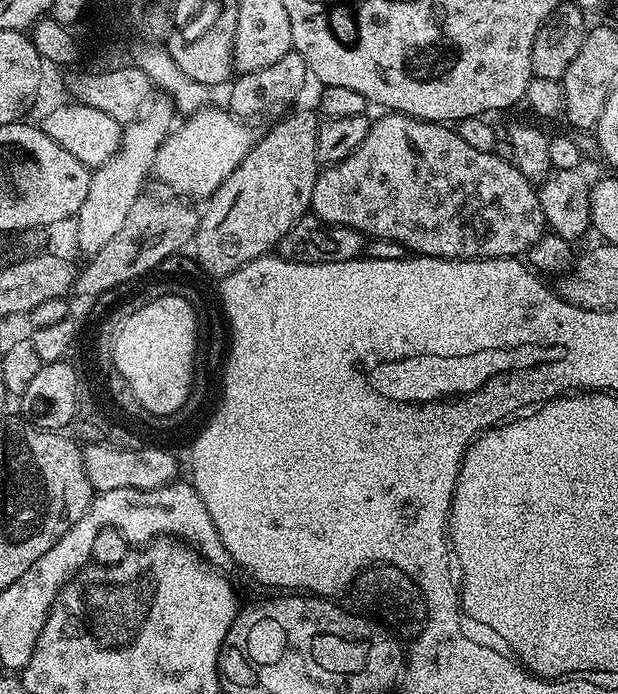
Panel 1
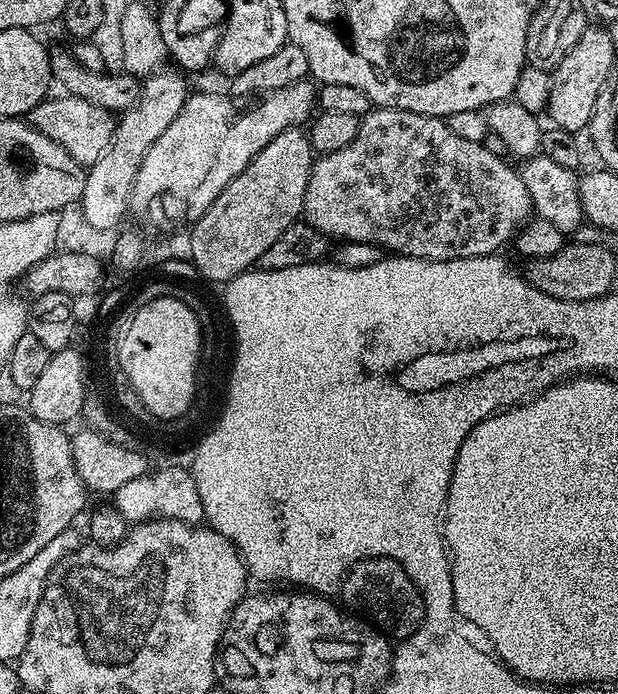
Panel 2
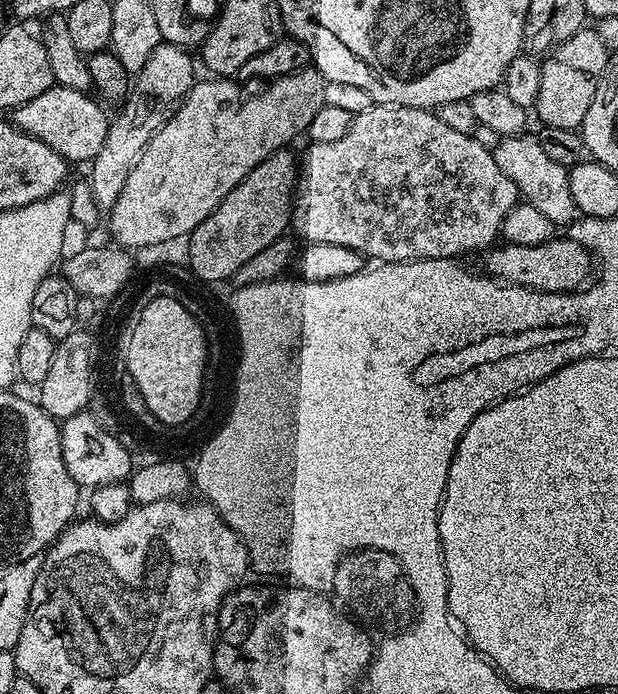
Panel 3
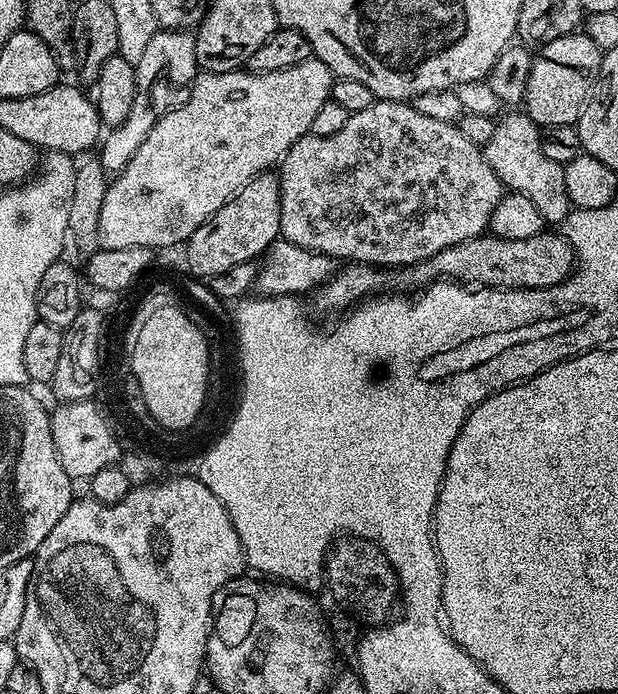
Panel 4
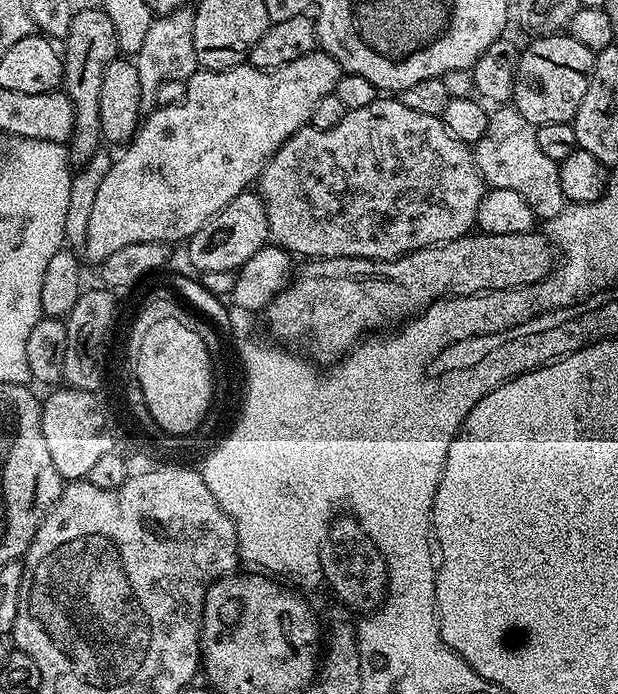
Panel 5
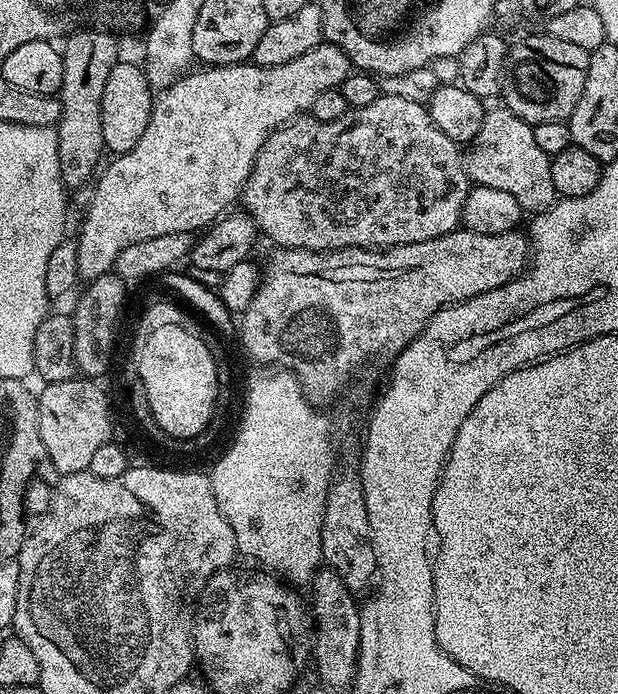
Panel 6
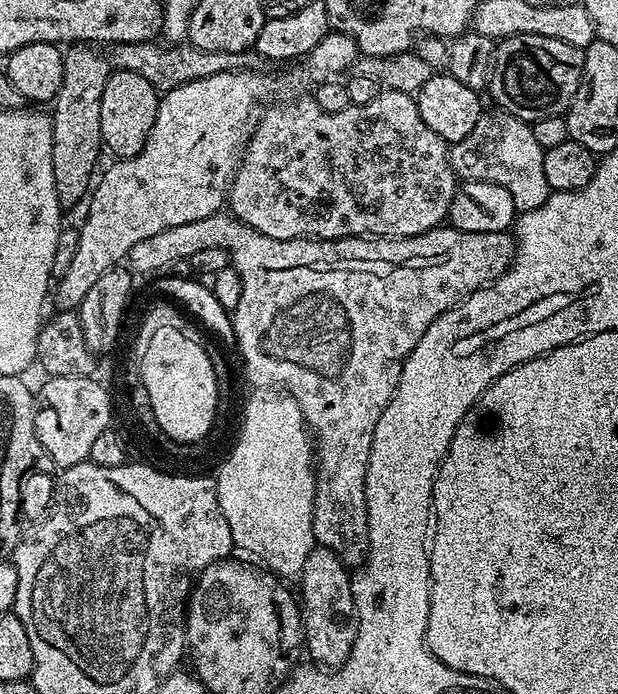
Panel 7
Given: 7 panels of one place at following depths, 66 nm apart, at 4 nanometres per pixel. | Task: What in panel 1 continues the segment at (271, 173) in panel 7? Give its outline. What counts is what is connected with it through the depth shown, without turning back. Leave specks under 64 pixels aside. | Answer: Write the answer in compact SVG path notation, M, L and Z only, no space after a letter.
M388 112L380 115L384 116L371 121L368 134L362 142L362 146L354 154L350 154L350 158L325 167L319 173L317 184L314 186L311 204L311 211L315 216L331 224L358 230L364 233L365 237L373 240L402 242L402 246L406 246L409 253L417 256L433 256L443 260L486 260L498 256L516 258L521 254L527 254L530 246L534 246L534 242L538 242L538 238L546 235L546 225L542 214L542 206L540 205L539 191L534 187L533 181L527 180L512 161L502 159L495 152L474 150L474 146L469 146L466 142L462 142L460 135L449 127L447 123L416 120L412 116L403 116L400 112Z

